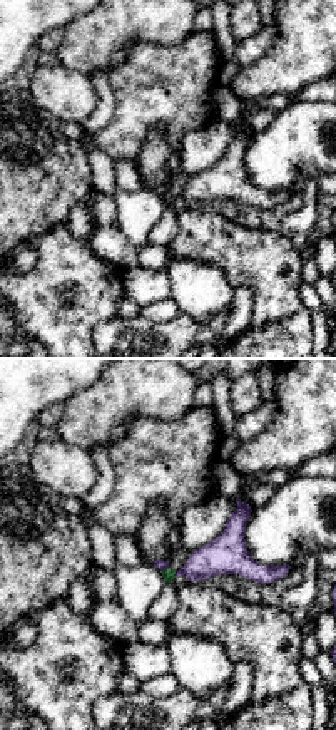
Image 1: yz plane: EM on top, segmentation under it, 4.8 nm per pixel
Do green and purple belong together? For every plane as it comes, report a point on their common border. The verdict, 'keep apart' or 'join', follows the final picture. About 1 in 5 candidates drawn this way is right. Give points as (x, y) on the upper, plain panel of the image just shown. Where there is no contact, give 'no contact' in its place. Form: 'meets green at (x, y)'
meets green at (164, 195)

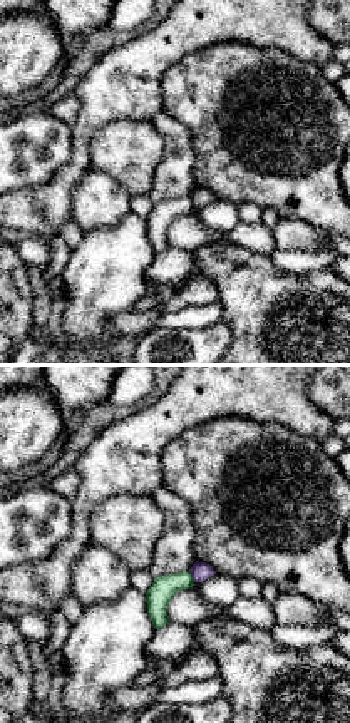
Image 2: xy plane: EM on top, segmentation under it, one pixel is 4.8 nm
meets green at (191, 201)

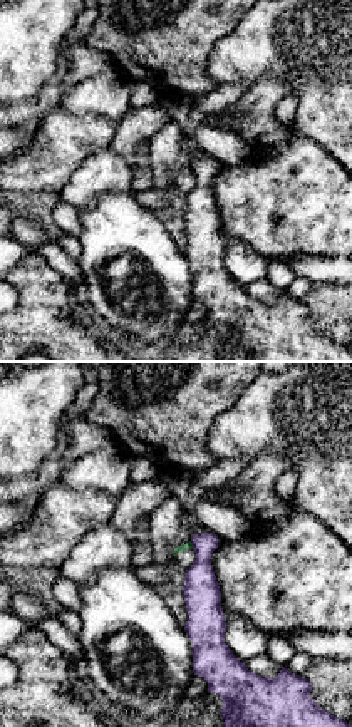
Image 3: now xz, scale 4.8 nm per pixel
meets green at (191, 170)

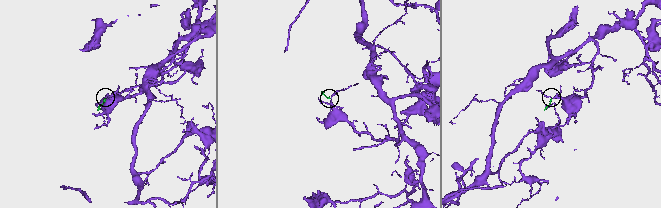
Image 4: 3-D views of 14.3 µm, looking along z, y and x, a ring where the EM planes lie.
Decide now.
keep apart

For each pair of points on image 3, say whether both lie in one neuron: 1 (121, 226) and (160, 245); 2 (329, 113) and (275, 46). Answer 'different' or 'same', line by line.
1: same
2: same

